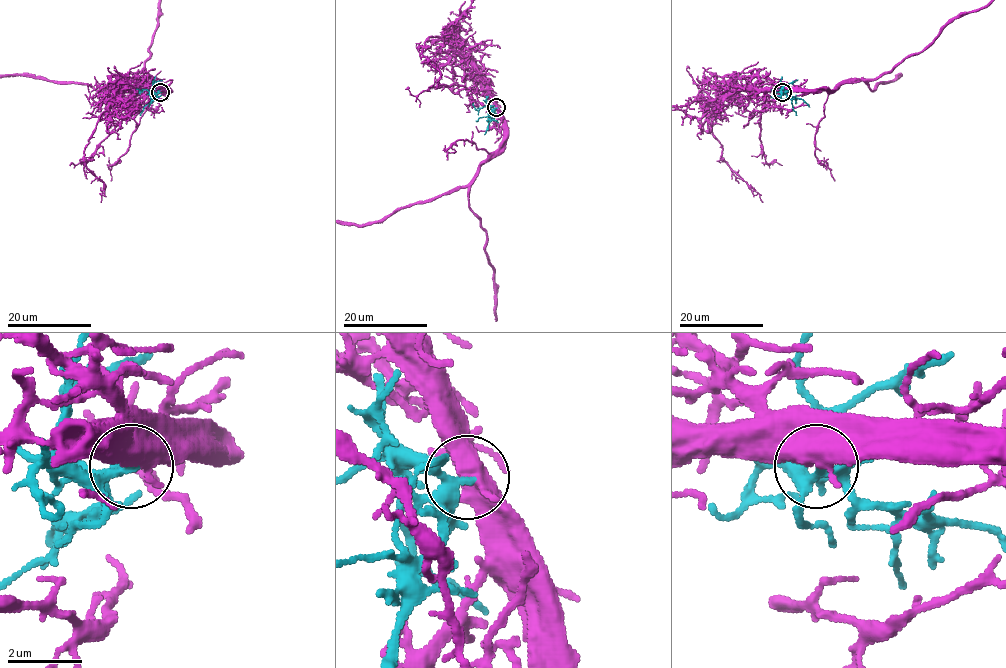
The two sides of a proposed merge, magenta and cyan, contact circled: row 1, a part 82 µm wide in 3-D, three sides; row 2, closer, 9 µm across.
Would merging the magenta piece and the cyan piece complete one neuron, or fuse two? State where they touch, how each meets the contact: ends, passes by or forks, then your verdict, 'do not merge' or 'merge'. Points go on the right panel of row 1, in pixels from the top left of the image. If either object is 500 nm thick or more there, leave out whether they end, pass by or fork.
at (782, 92); merge

